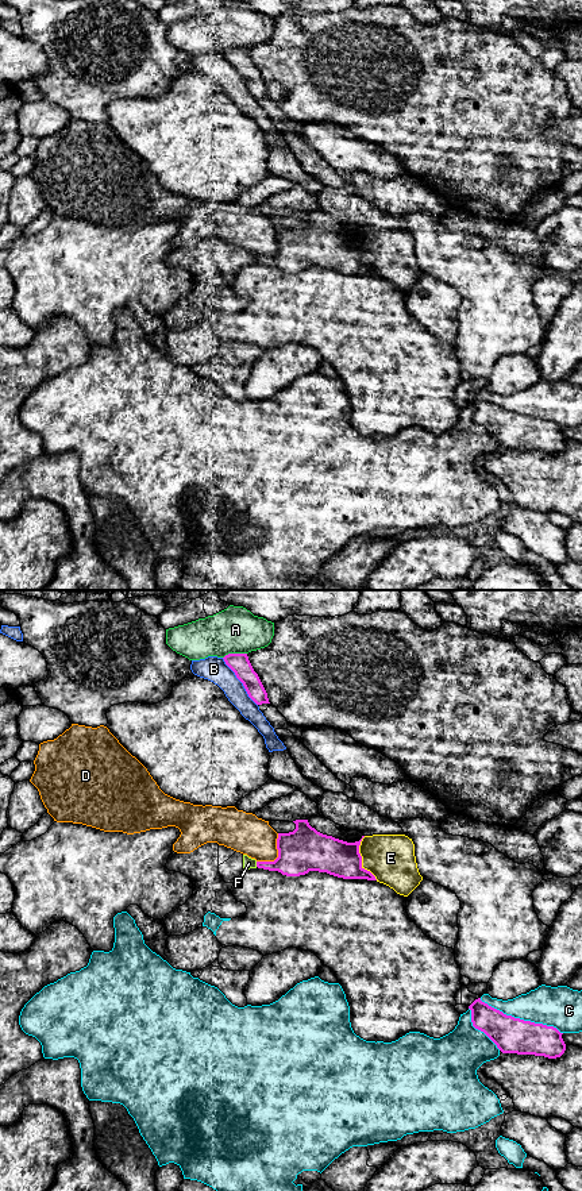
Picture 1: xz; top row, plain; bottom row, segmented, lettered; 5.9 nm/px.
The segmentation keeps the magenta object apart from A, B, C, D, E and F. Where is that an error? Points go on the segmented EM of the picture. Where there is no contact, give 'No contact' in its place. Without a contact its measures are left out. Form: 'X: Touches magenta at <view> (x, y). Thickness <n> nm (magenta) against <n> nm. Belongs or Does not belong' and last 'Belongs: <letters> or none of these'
A: Touches magenta at xz (234, 654). Thickness 120 nm (magenta) against 280 nm. Does not belong
B: Touches magenta at xz (241, 681). Thickness 120 nm (magenta) against 150 nm. Does not belong
C: Touches magenta at xz (521, 1020). Thickness 220 nm (magenta) against 240 nm. Does not belong
D: Touches magenta at xz (278, 855). Thickness 260 nm (magenta) against 240 nm. Does not belong
E: Touches magenta at xz (361, 859). Thickness 220 nm (magenta) against 280 nm. Does not belong
F: Touches magenta at xz (257, 864). Thickness 240 nm (magenta) against 70 nm. Does not belong
Belongs: none of these

